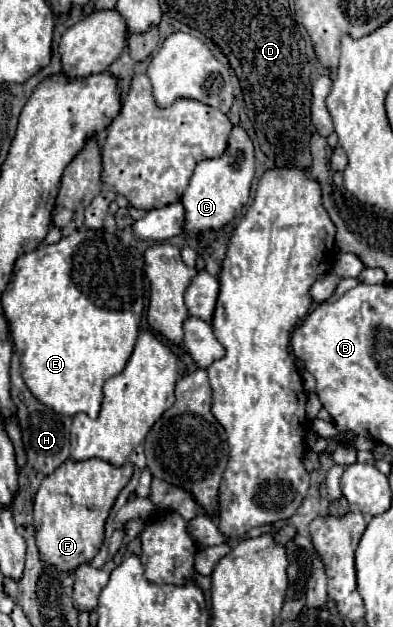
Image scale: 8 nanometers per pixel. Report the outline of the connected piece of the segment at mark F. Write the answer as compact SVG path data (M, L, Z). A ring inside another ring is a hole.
M102 459L64 461L52 475L48 475L34 499L34 529L40 559L60 567L60 571L74 573L76 567L90 563L104 541L104 523L110 509L132 477L132 465L114 467Z

